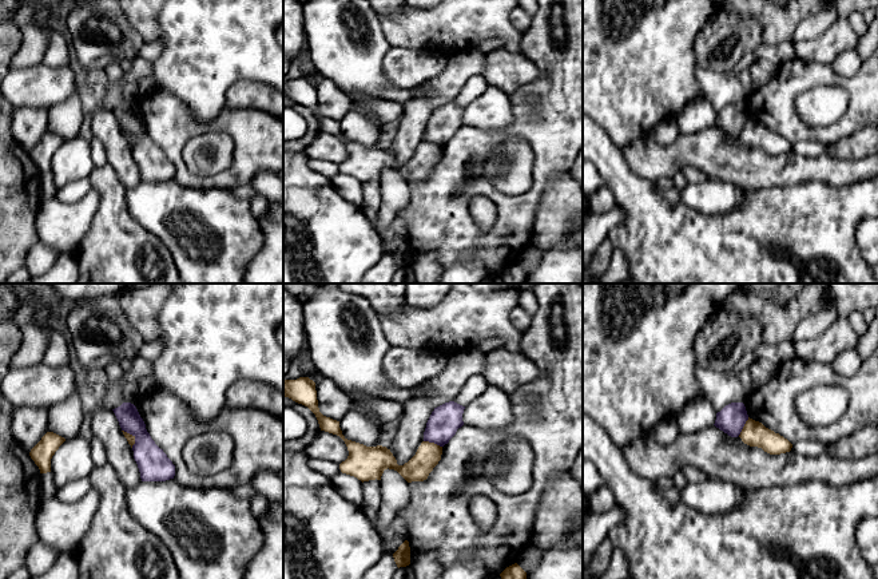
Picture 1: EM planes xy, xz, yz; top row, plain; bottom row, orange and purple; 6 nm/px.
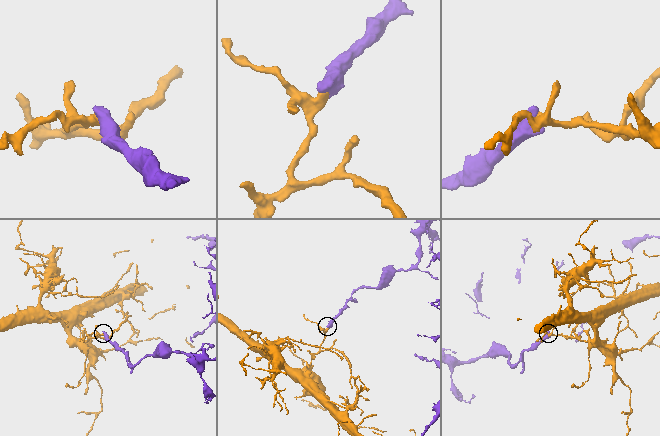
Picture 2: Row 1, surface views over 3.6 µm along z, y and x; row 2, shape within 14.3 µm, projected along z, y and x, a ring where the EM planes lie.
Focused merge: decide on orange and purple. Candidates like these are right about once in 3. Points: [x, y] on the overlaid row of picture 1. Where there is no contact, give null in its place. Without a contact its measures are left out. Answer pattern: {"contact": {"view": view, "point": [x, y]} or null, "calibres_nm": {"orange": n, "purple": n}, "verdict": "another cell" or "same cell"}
{"contact": {"view": "xz", "point": [433, 443]}, "calibres_nm": {"orange": 150, "purple": 190}, "verdict": "another cell"}

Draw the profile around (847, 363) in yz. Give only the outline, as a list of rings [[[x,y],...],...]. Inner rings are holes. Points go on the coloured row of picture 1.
[[[849,348],[842,350],[831,362],[834,370],[843,377],[854,376],[862,365],[862,357],[857,349]]]

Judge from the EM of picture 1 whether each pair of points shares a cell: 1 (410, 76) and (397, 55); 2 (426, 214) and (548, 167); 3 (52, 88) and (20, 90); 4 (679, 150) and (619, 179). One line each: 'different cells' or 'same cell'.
1: same cell
2: same cell
3: same cell
4: different cells

